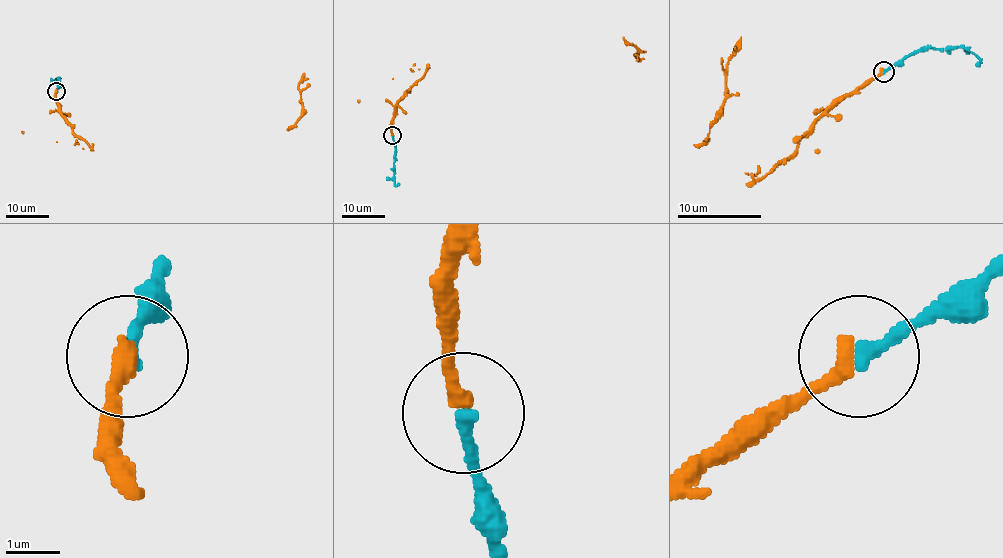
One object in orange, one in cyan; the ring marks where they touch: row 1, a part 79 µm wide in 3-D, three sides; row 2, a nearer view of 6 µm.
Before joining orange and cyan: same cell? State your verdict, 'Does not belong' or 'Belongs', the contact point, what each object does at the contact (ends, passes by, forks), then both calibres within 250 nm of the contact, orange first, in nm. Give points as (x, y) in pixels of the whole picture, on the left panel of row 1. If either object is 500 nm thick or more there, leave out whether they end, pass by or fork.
Belongs. Place: (56, 91). At the ring orange ends. At the ring cyan ends. Thickness 340 nm (orange) against 300 nm

